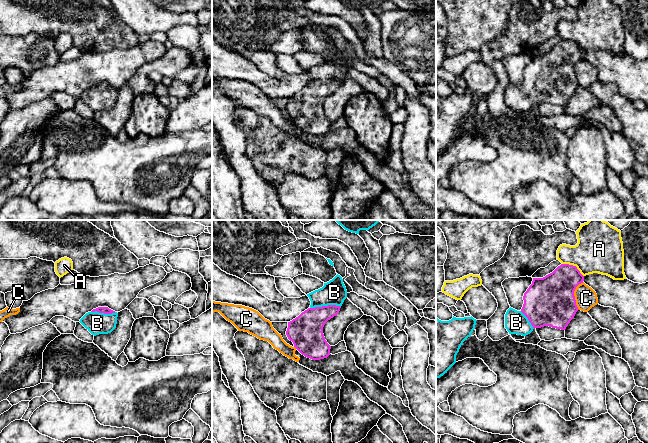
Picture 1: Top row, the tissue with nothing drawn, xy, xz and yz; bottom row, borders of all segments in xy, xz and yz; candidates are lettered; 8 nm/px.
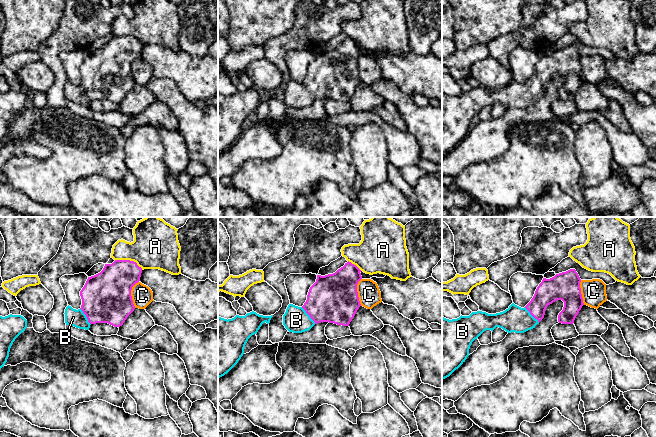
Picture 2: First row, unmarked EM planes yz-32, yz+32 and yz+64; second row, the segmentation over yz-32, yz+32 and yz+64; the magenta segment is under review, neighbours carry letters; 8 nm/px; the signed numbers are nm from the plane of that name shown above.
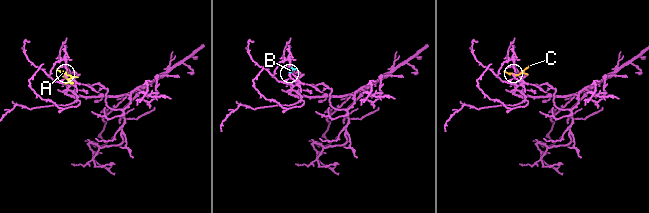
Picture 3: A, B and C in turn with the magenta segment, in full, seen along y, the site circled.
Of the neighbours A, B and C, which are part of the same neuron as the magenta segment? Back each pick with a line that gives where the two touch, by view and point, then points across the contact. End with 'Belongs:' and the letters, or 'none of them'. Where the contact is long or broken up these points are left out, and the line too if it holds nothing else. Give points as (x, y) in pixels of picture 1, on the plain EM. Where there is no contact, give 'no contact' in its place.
B: xz (325, 82) | across xz (306, 106), (311, 97), (325, 82), (334, 68)
Belongs: B

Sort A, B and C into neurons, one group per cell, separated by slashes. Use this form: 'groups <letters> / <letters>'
groups A / B / C

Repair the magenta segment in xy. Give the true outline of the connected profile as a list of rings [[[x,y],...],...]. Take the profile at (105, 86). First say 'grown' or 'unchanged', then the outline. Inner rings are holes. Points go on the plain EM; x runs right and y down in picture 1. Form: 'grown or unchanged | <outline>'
grown | [[[98,83],[86,89],[80,99],[94,112],[111,109],[117,100],[118,89],[108,83]]]

